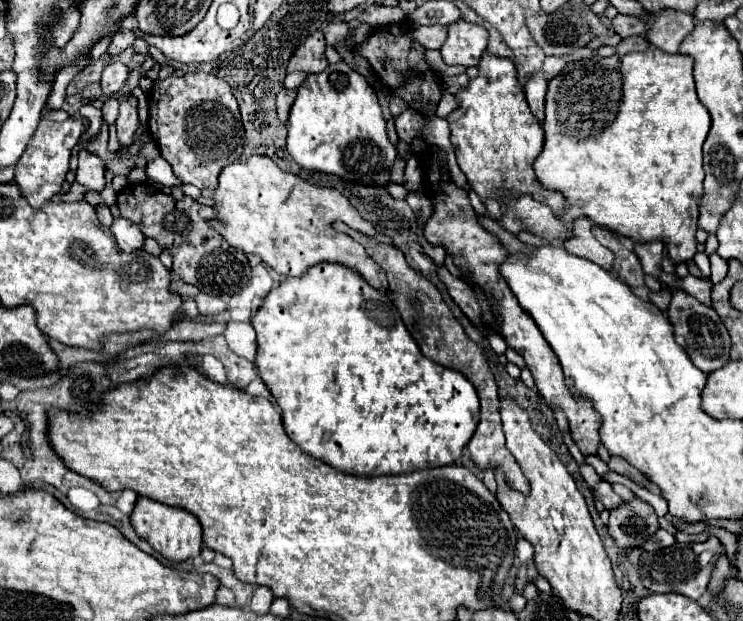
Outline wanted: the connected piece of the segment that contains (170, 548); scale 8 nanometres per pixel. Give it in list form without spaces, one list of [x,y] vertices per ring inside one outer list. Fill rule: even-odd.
[[[137,498],[137,504],[129,518],[131,518],[131,526],[135,528],[137,536],[147,540],[163,558],[171,562],[183,562],[183,560],[199,556],[203,538],[201,538],[201,524],[193,514],[179,510],[179,508],[165,506],[149,498]]]

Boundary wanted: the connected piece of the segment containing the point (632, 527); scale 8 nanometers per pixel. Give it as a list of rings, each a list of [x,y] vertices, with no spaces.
[[[633,498],[629,502],[621,502],[621,508],[611,510],[607,528],[617,546],[627,550],[651,538],[659,530],[659,518],[651,504],[641,498]]]

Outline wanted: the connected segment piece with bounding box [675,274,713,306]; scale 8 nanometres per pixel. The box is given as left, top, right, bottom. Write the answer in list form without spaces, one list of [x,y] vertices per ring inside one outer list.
[[[687,276],[687,278],[677,278],[677,284],[675,288],[681,288],[685,290],[687,294],[695,296],[699,302],[703,304],[711,304],[711,298],[709,298],[709,292],[711,292],[711,280],[709,278],[695,278],[695,276]]]

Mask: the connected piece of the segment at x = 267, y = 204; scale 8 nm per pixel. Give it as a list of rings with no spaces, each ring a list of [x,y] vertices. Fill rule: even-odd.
[[[251,156],[245,162],[237,160],[221,170],[215,200],[217,220],[211,220],[209,224],[217,228],[217,232],[225,236],[231,246],[243,250],[245,254],[257,254],[275,272],[283,276],[301,276],[315,264],[337,262],[363,274],[373,288],[387,292],[383,268],[367,256],[359,242],[337,232],[333,222],[341,220],[349,228],[355,228],[385,244],[393,244],[393,240],[363,220],[361,214],[349,204],[347,196],[343,196],[339,190],[315,186],[293,172],[283,172],[267,156]]]

